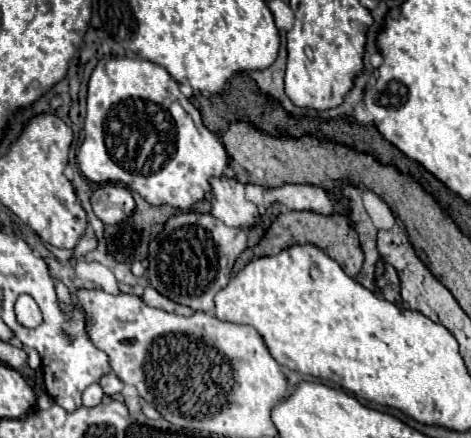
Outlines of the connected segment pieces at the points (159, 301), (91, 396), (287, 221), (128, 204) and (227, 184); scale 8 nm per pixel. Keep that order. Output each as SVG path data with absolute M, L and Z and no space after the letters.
M150 284L144 288L144 294L142 294L142 300L148 304L148 306L154 306L154 308L160 308L160 310L166 310L166 312L174 312L174 314L184 314L184 316L190 316L192 310L182 306L182 304L176 304L172 302L170 298L162 296L156 288L152 288Z
M92 384L92 386L88 386L88 388L84 390L84 394L82 394L82 404L84 404L84 406L98 406L98 404L102 402L102 396L104 396L102 388L100 388L98 384Z
M288 210L278 214L278 218L270 224L268 232L262 236L262 240L254 246L246 250L248 258L258 258L258 256L272 256L278 254L280 250L284 250L290 244L316 244L318 248L322 248L332 260L336 260L340 264L340 268L348 274L348 276L356 276L362 268L362 250L358 244L358 232L354 230L354 226L350 224L350 218L346 214L318 214L318 212L310 212L310 210Z
M100 184L90 196L94 214L104 224L118 224L134 212L132 192L122 184Z
M228 176L220 178L210 178L212 186L212 216L220 218L228 226L242 226L242 228L252 228L258 224L258 208L246 200L244 196L244 184L232 182Z

